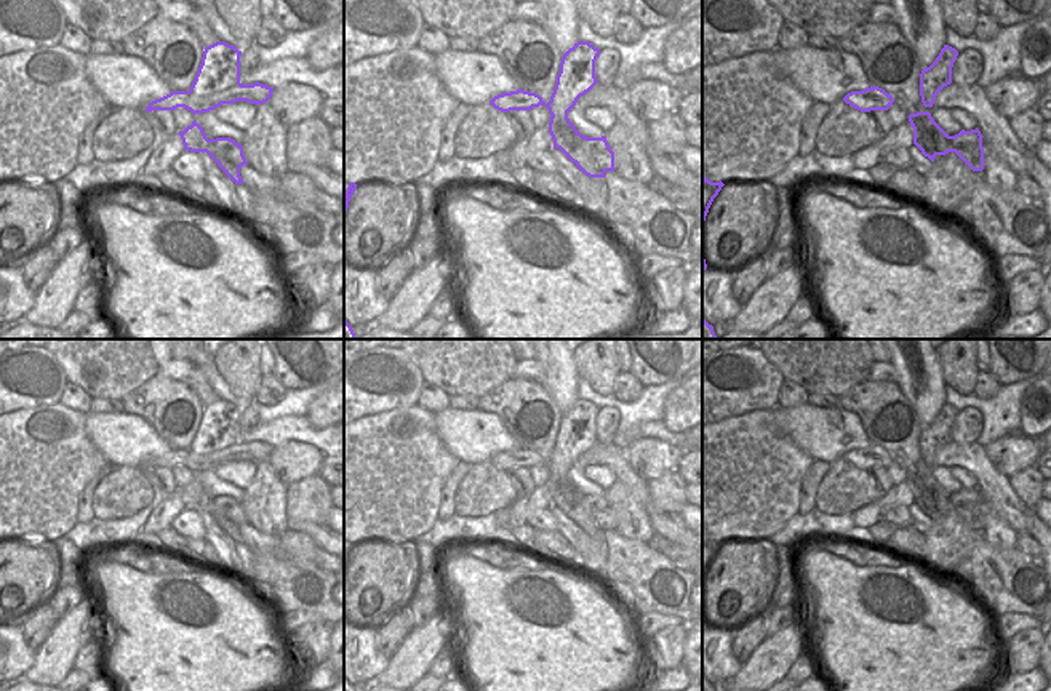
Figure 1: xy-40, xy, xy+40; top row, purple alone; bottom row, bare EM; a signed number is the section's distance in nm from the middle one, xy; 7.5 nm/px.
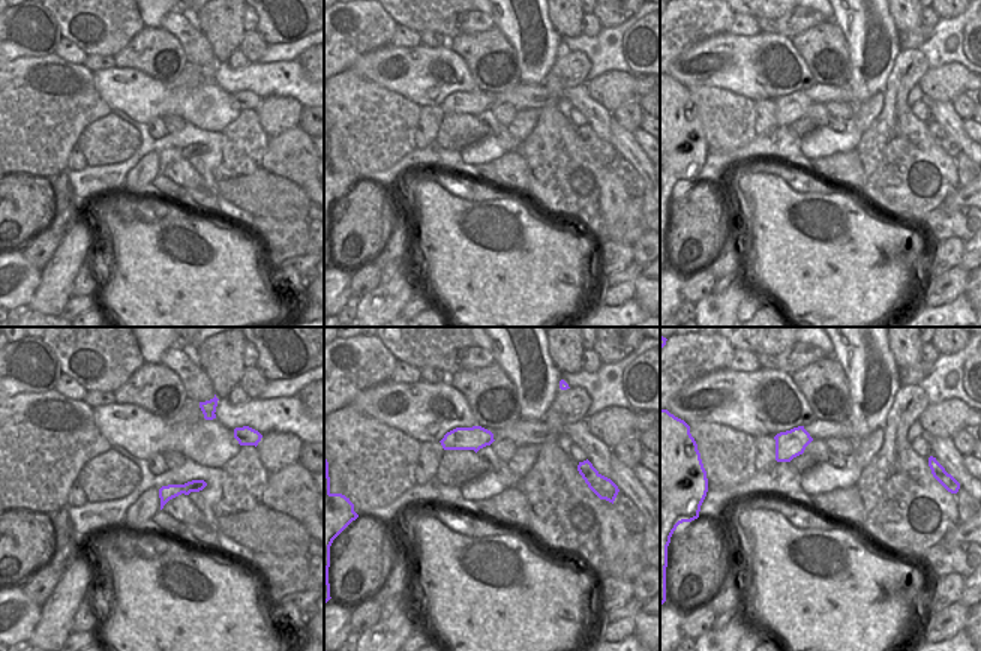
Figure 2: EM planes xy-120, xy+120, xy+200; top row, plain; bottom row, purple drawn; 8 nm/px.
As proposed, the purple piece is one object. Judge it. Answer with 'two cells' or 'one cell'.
two cells

